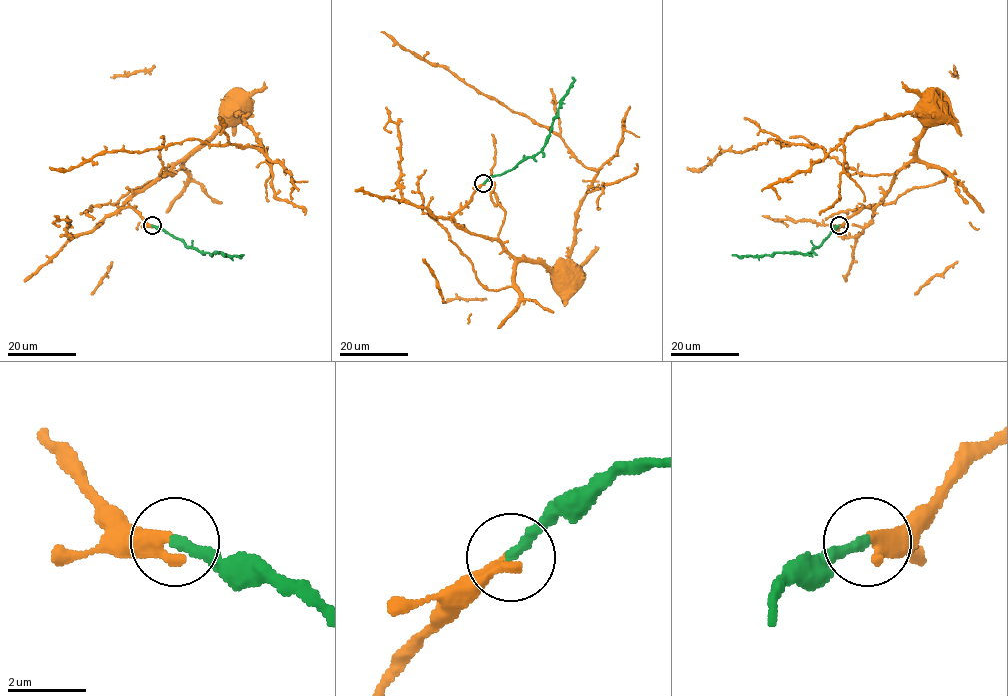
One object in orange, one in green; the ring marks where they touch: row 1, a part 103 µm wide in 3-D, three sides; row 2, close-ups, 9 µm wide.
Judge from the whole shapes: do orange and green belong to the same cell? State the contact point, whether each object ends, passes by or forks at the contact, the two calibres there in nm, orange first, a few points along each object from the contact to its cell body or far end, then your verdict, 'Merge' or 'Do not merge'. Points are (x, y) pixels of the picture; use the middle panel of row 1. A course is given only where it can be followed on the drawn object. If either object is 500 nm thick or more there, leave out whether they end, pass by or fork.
Place: (483, 183). At the ring orange ends. At the ring green ends. Thickness 400 nm (orange) against 280 nm. Course of orange: (484, 184), (454, 221), (470, 233), (495, 238), (516, 258), (539, 260), (556, 279), (566, 277), (565, 272). Course of green: (484, 183), (541, 151), (560, 100), (574, 81), (572, 77). Merge

